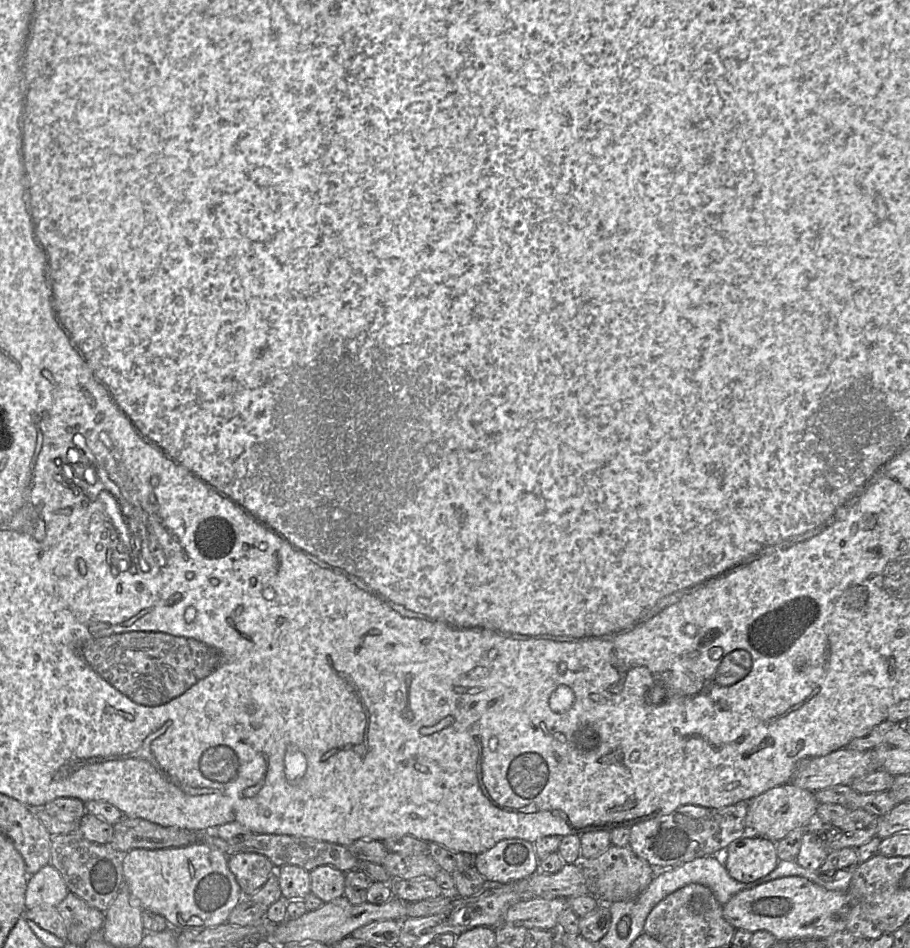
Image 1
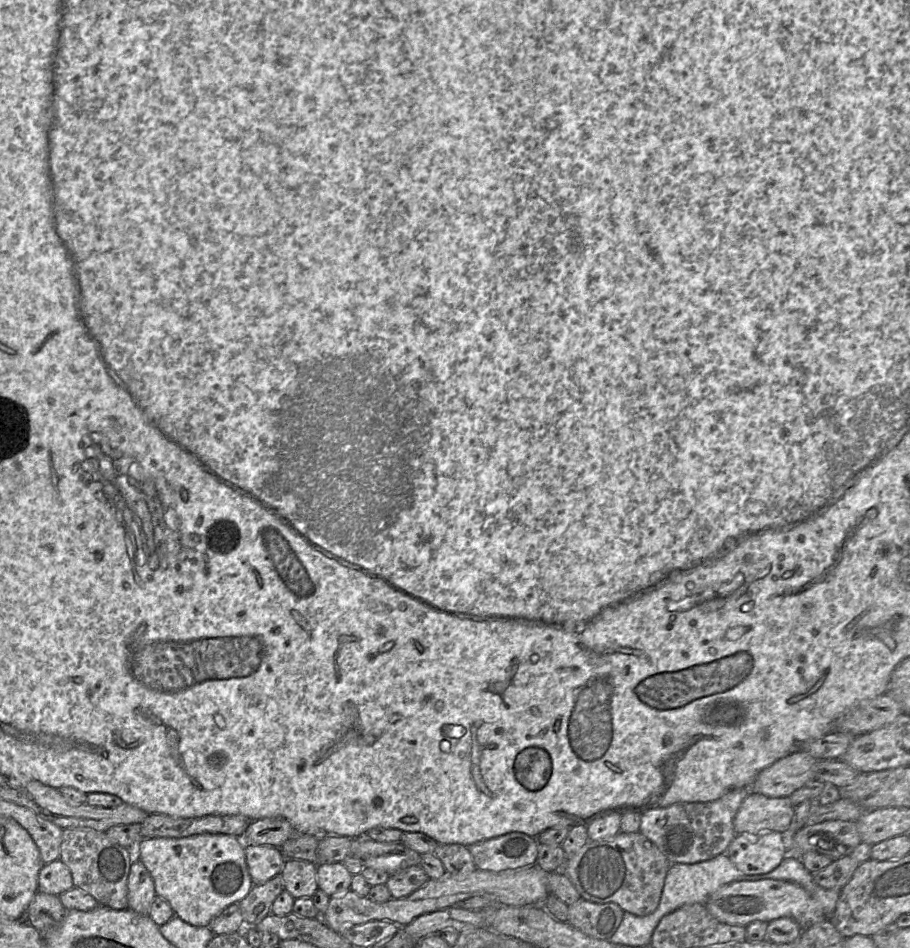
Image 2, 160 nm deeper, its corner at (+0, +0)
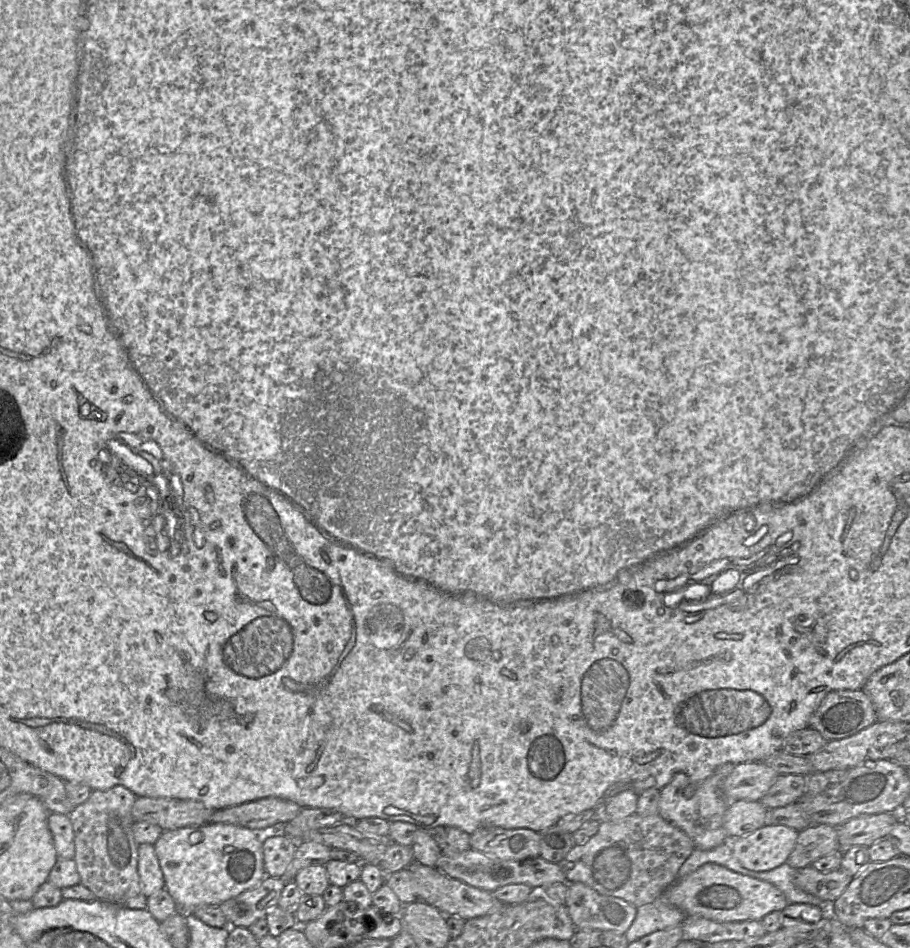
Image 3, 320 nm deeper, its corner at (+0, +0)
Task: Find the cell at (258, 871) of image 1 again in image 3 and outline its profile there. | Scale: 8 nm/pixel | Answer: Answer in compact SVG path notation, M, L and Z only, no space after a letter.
M285 835L271 836L262 842L265 875L281 878L294 858L297 843Z

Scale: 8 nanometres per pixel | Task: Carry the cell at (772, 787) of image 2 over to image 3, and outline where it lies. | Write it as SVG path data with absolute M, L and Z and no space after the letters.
M765 762L737 764L726 777L722 792L729 803L738 800L760 801L778 776Z

